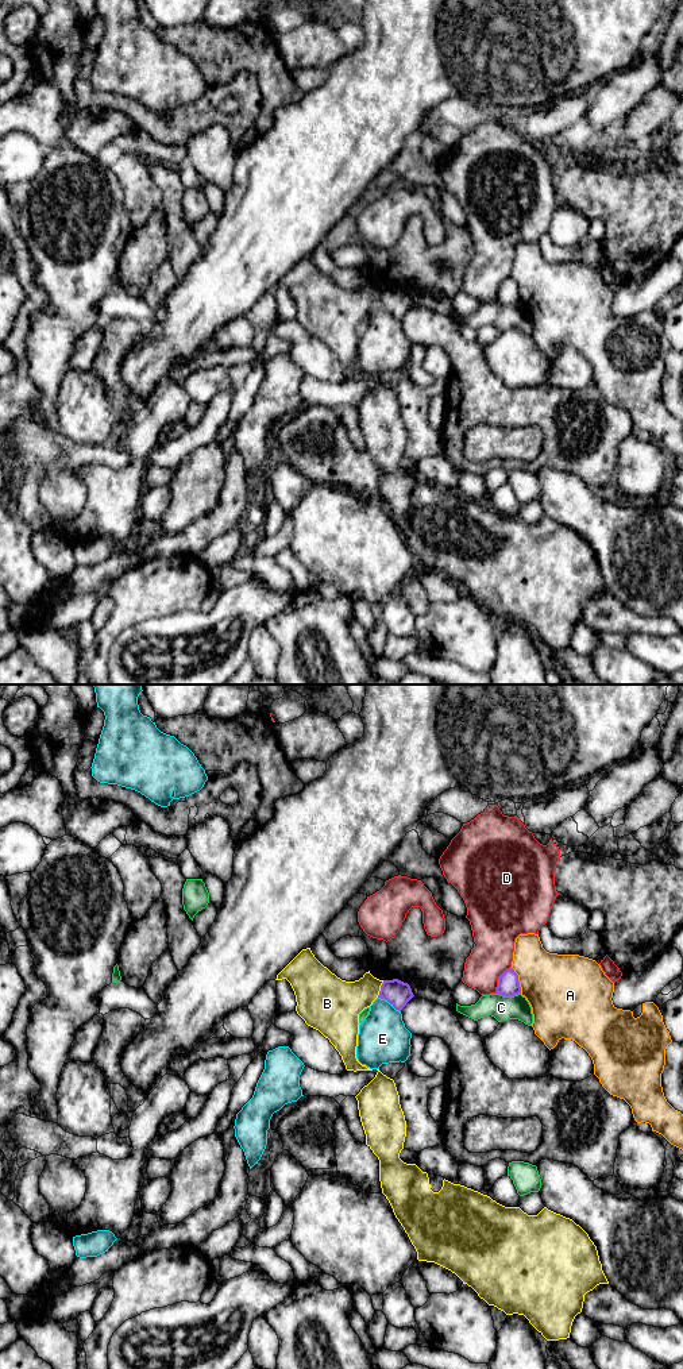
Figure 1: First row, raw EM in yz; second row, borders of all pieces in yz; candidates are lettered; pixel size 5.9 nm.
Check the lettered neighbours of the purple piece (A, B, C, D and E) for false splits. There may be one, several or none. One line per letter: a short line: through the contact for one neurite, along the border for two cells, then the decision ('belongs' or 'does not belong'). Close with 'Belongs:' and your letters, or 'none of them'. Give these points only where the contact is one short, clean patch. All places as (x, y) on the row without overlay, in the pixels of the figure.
A: does not belong
B: line yz (384, 289), (377, 305); does not belong
C: does not belong
D: does not belong
E: does not belong
Belongs: none of them

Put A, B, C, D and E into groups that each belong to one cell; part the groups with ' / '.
A / B / C / D / E

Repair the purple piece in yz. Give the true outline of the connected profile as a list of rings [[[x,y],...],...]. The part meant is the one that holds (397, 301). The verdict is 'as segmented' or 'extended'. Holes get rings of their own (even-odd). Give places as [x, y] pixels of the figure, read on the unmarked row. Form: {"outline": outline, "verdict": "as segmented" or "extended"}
{"outline": [[[398,288],[383,289],[378,304],[378,306],[387,309],[398,320],[401,320],[413,305],[410,294]]], "verdict": "as segmented"}

